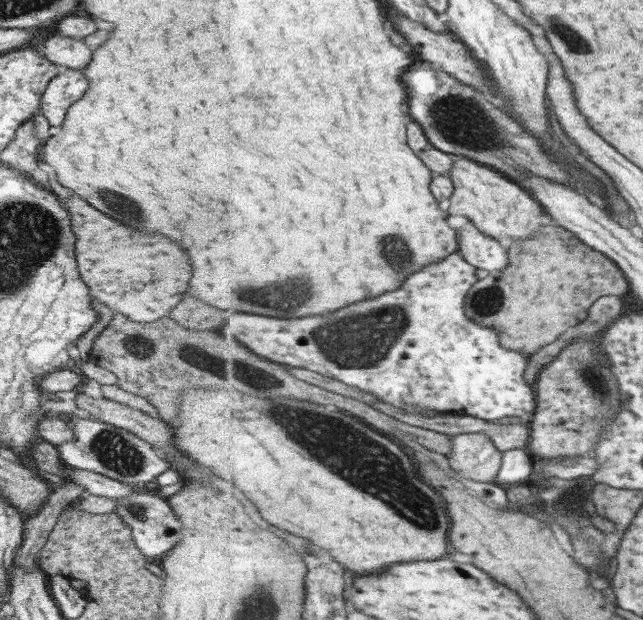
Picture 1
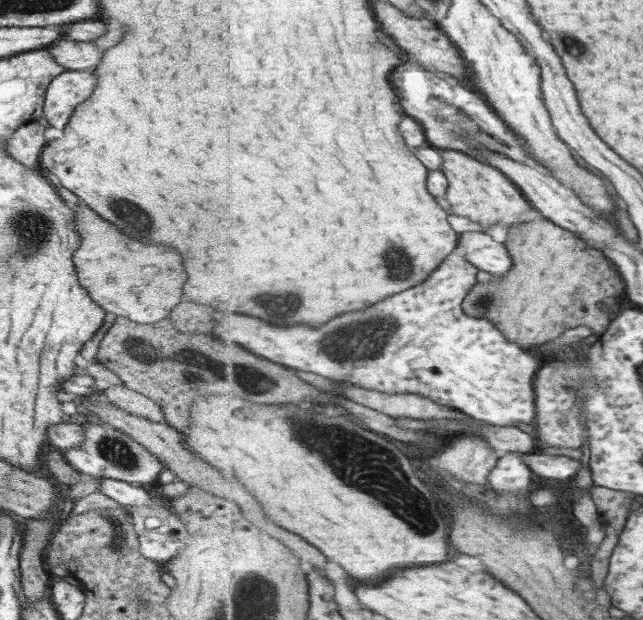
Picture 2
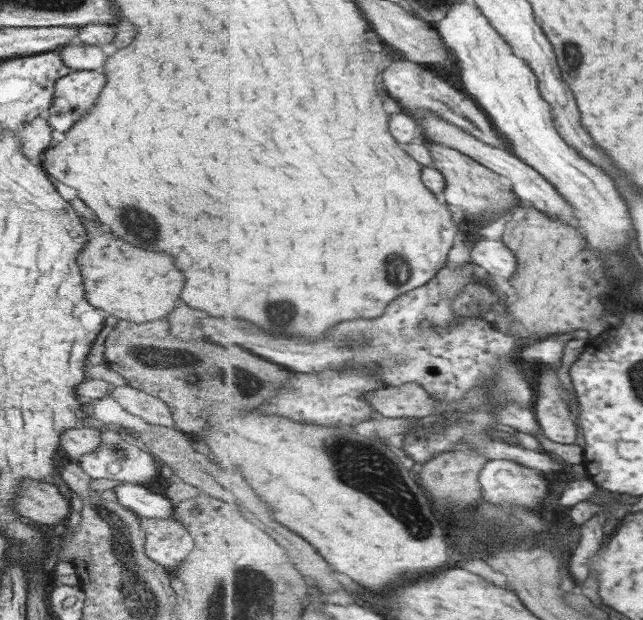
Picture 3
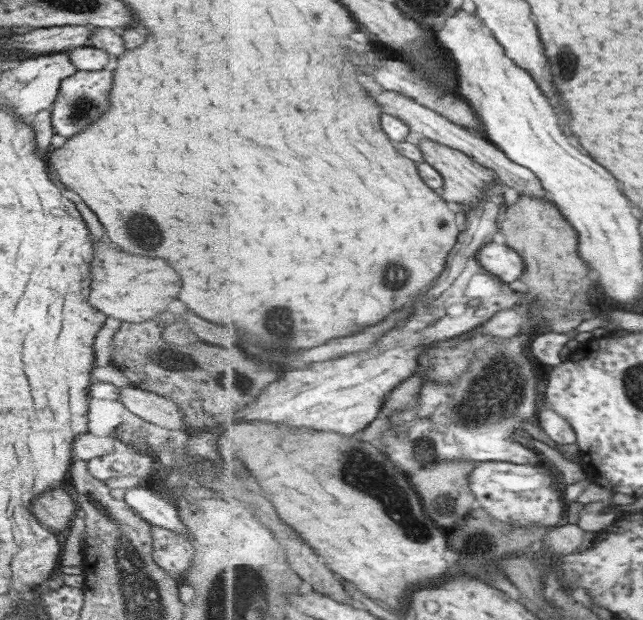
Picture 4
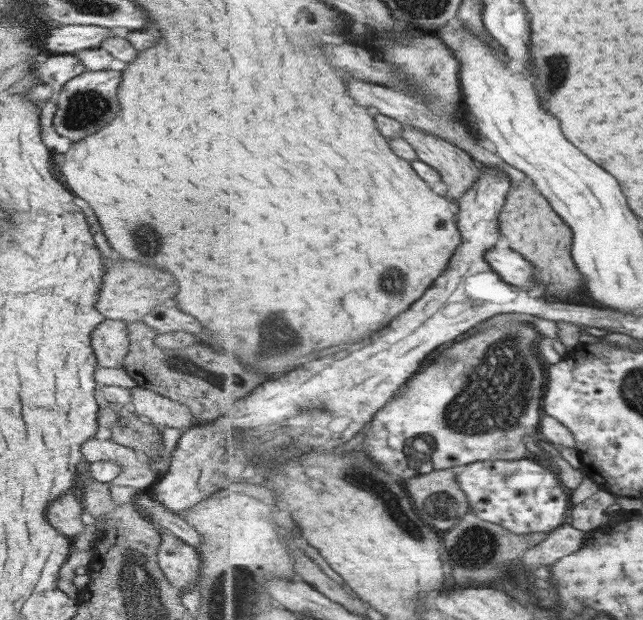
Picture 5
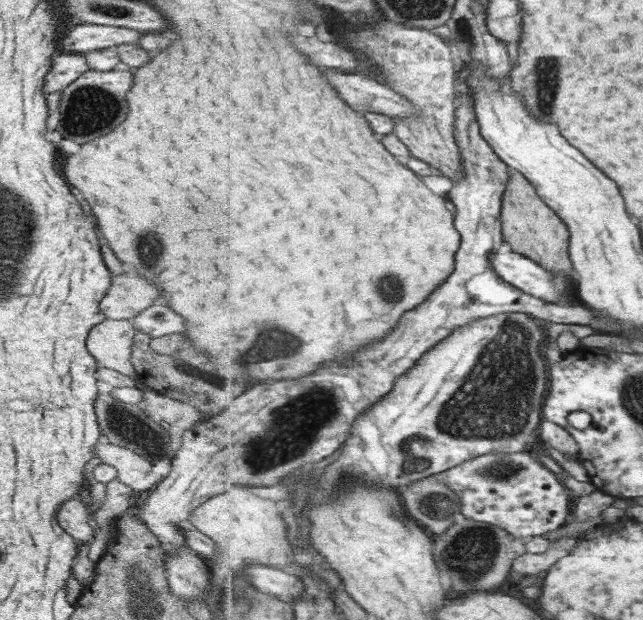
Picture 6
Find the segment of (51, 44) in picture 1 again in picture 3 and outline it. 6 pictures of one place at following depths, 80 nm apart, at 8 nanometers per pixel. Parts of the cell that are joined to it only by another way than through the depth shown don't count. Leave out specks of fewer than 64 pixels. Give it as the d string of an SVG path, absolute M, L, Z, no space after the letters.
M72 43L63 45L57 49L59 59L63 61L63 65L67 66L71 71L77 70L100 70L105 64L105 52L102 46L85 45L81 43Z

